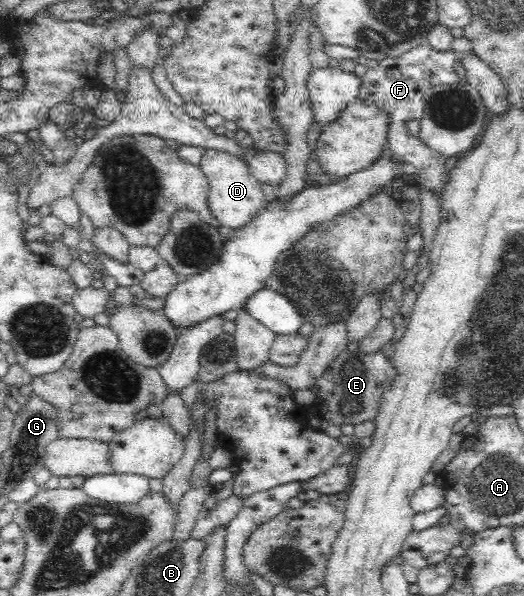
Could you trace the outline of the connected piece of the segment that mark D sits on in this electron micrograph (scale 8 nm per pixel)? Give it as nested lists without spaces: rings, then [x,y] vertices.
[[[204,149],[199,162],[201,171],[208,179],[208,207],[211,214],[220,221],[220,226],[238,229],[246,226],[265,204],[262,194],[262,183],[249,171],[249,166],[239,157],[232,156],[224,151]]]

